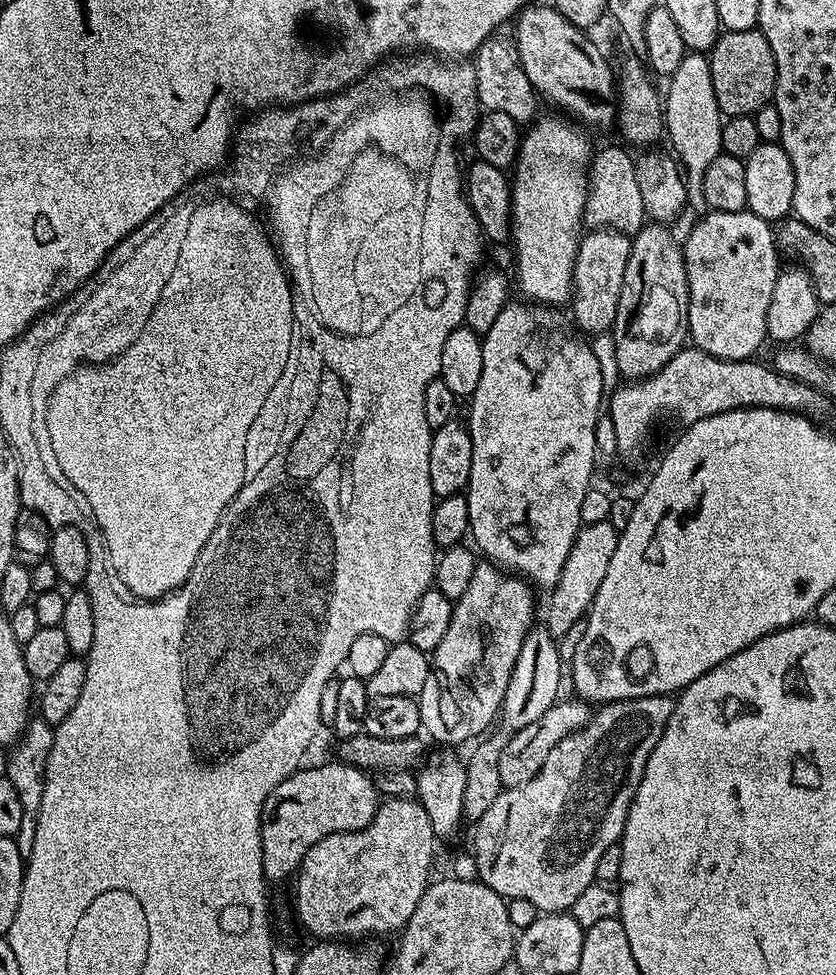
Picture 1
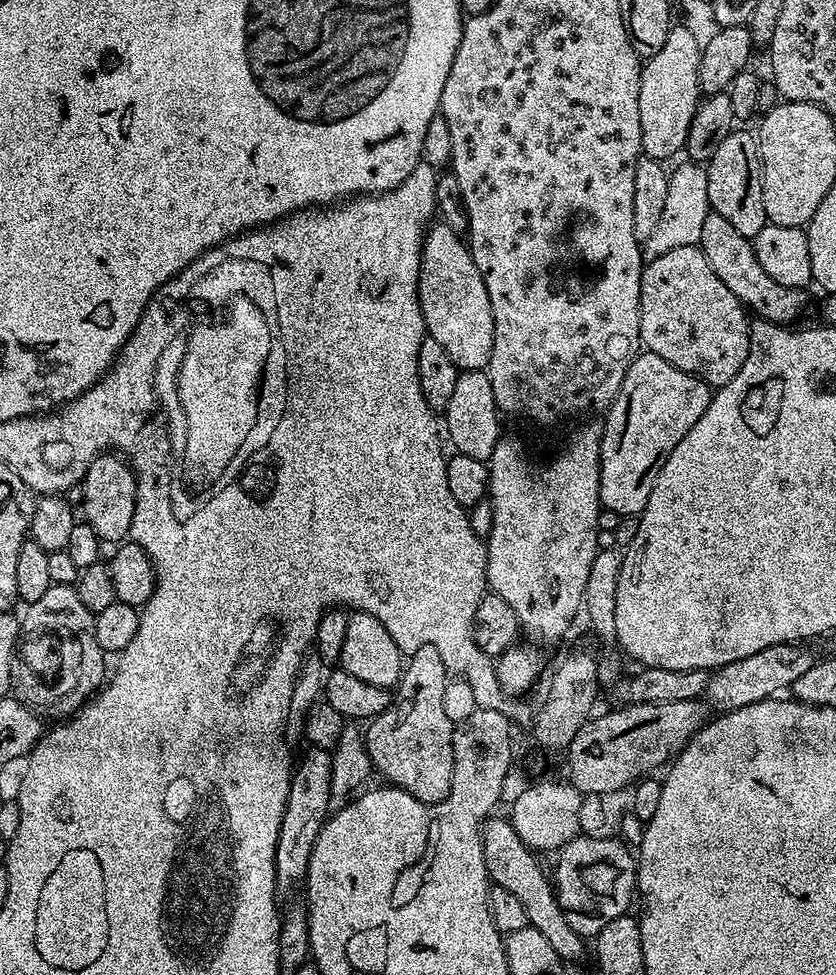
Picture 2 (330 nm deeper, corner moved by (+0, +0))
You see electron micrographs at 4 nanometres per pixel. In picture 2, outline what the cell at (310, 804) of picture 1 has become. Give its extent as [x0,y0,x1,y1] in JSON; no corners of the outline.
[366,646,454,804]

